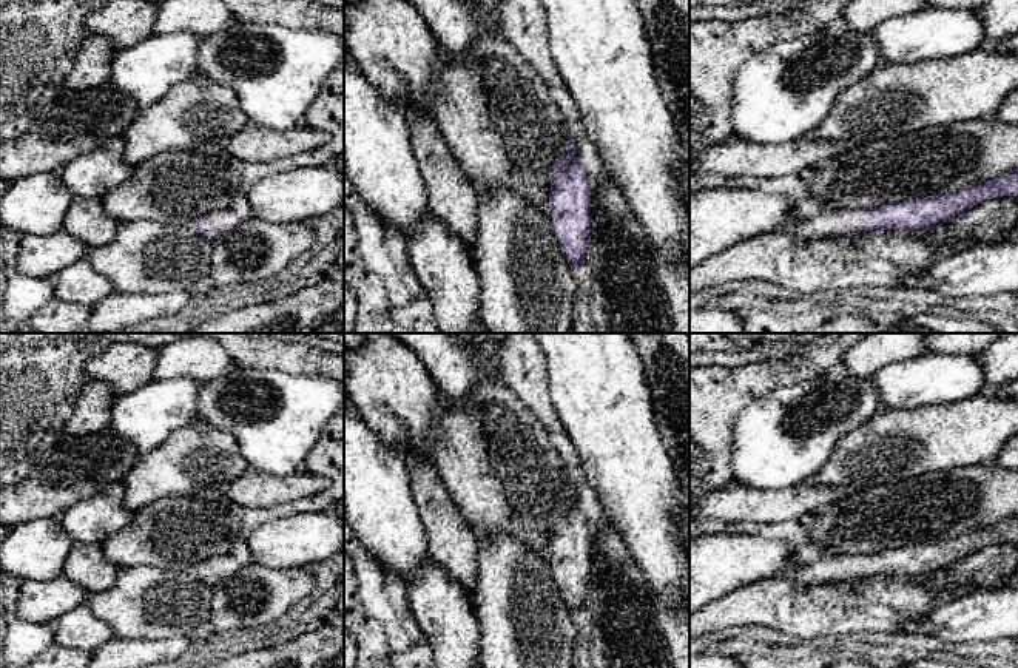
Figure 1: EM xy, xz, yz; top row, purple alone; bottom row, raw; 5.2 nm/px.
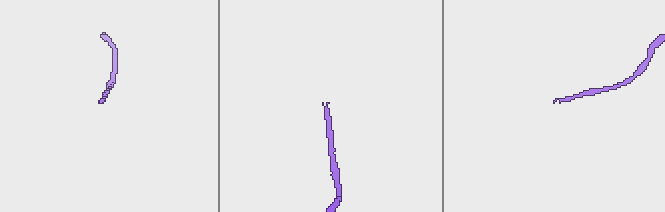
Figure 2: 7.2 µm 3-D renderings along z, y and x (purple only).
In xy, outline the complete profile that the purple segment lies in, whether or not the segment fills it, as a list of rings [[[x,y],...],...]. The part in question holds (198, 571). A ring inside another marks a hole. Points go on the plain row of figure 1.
[[[224,554],[197,563],[193,572],[205,585],[214,586],[222,579],[233,575],[239,568],[242,566],[234,557]]]

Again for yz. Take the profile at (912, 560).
[[[1018,514],[970,534],[892,548],[875,554],[841,554],[807,566],[794,566],[787,577],[794,585],[834,583],[870,577],[918,577],[936,572],[984,546],[1018,541]]]

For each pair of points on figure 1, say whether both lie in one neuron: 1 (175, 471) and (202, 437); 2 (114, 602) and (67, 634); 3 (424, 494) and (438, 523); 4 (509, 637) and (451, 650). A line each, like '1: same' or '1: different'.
1: same
2: different
3: same
4: different

